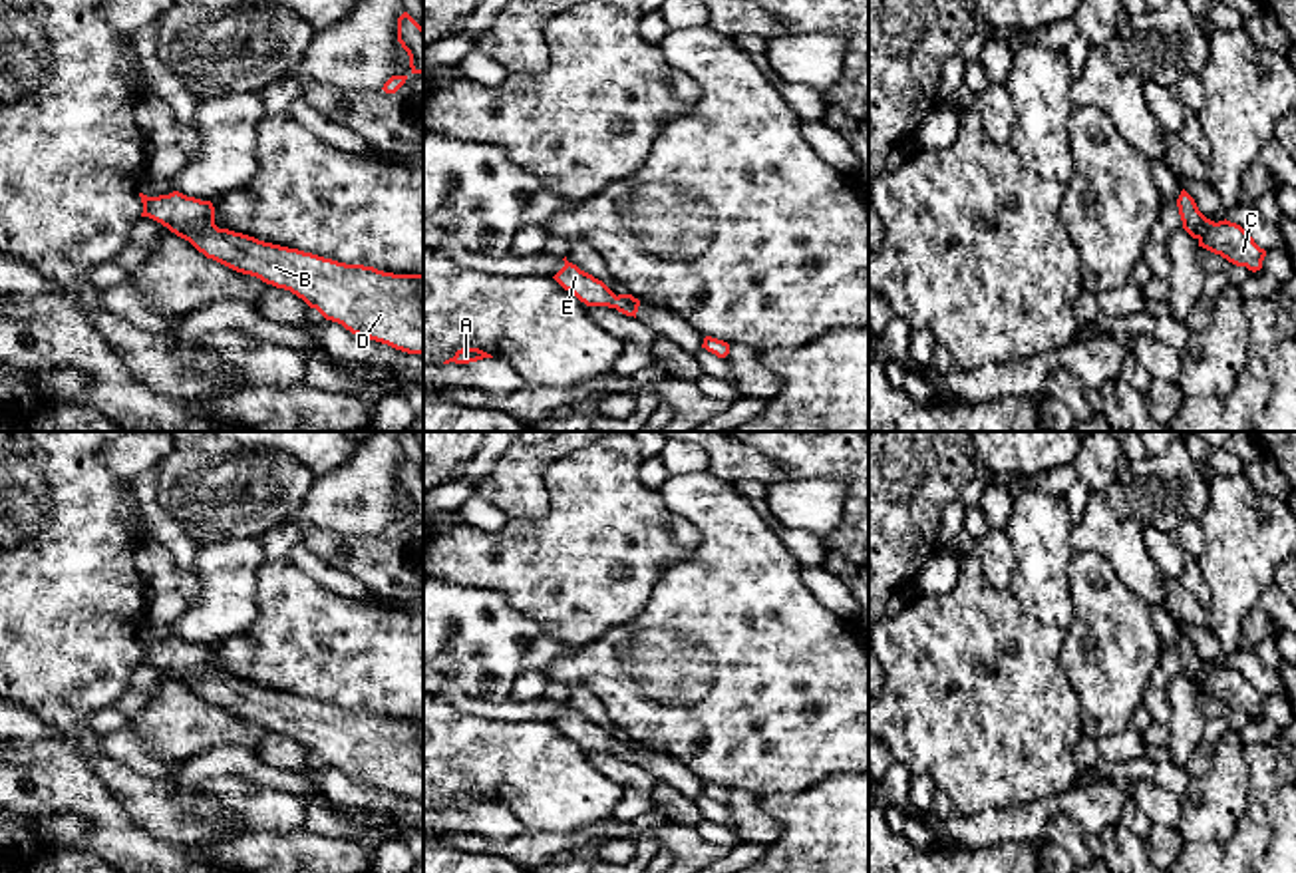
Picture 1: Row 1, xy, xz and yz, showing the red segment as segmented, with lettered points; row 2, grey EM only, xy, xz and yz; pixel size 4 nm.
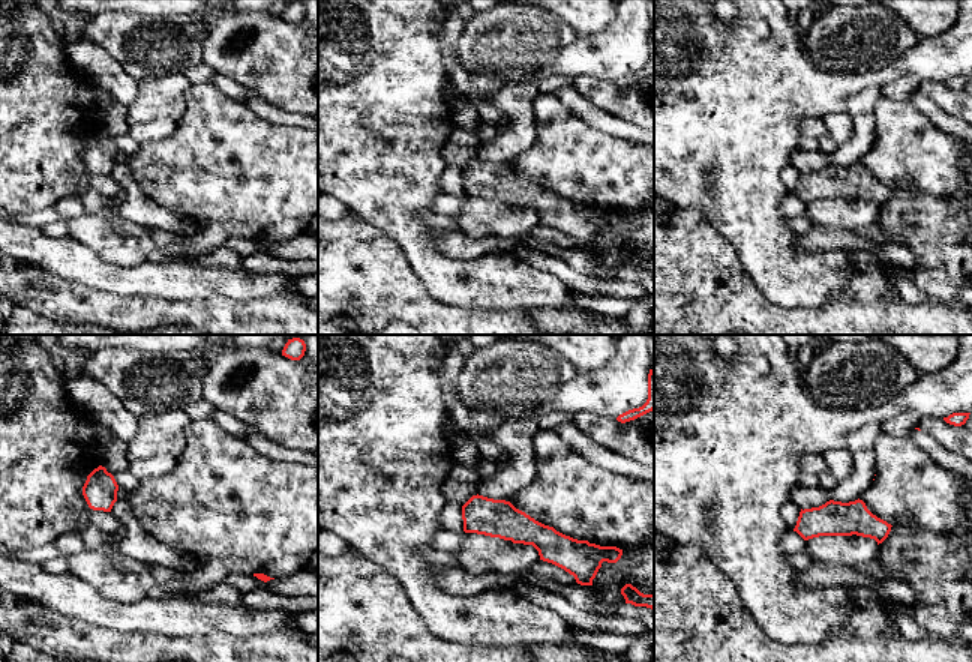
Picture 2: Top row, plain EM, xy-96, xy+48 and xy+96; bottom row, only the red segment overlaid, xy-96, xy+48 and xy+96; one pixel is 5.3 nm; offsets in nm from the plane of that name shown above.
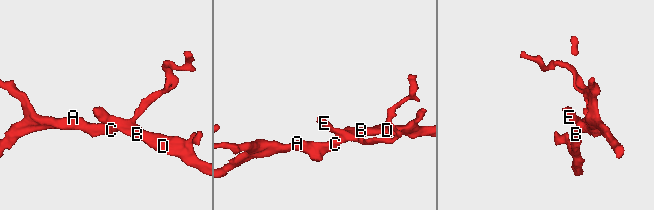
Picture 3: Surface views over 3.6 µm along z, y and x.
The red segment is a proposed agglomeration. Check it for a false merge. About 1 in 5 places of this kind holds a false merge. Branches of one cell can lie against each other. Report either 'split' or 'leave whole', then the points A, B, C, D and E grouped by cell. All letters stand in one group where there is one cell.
leave whole; groups A B C D E

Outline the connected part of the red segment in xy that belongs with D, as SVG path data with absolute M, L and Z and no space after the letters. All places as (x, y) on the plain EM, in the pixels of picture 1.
M179 636L139 638L141 662L189 686L207 704L290 736L352 780L423 801L423 720L394 720L219 674L211 646Z

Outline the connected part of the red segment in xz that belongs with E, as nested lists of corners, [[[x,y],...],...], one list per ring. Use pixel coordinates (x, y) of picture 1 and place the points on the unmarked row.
[[[563,704],[565,712],[553,722],[565,736],[574,740],[586,752],[608,752],[616,754],[626,762],[634,762],[638,758],[640,746],[632,740],[614,740],[602,726],[592,720],[580,716],[576,710]]]

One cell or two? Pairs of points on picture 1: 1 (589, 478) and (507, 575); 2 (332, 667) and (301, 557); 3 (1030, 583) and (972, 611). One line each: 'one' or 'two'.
1: one
2: two
3: two

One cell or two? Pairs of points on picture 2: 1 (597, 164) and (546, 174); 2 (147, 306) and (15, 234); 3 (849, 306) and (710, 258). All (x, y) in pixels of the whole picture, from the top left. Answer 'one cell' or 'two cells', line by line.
1: one cell
2: two cells
3: one cell

